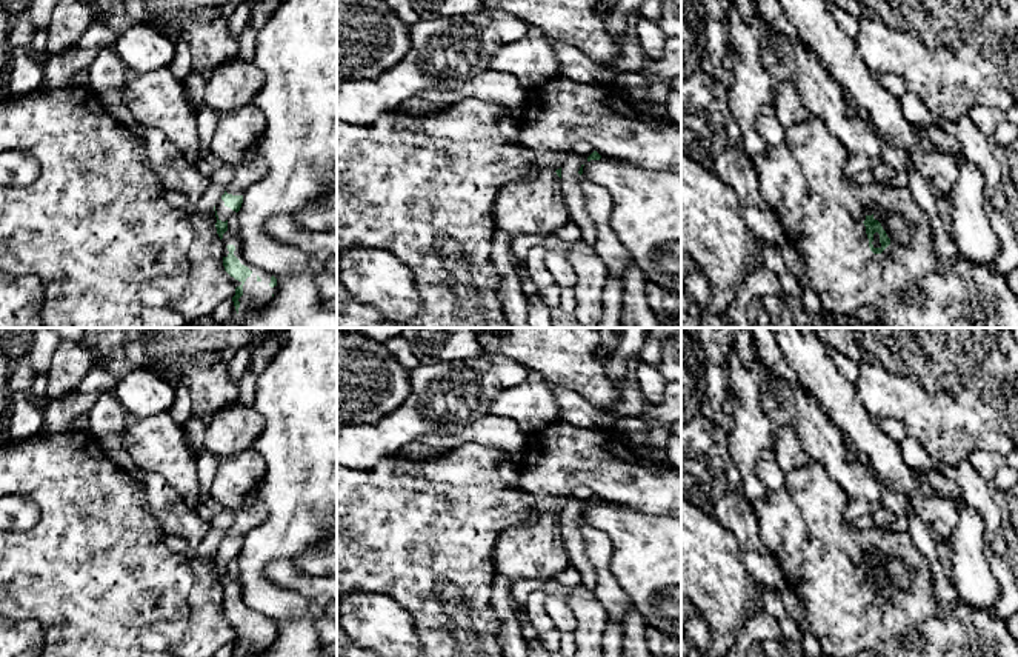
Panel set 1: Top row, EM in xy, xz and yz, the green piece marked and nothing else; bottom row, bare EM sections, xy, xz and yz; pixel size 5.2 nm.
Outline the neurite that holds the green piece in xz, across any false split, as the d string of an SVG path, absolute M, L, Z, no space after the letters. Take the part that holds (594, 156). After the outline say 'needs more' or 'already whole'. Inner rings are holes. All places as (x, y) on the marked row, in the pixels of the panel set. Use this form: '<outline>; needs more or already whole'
M597 151L586 157L571 152L563 166L555 171L561 182L569 222L572 222L580 229L581 240L589 246L595 245L597 232L592 217L587 211L586 197L580 183L580 175L583 174L583 166L586 162L600 158L601 155Z; needs more

